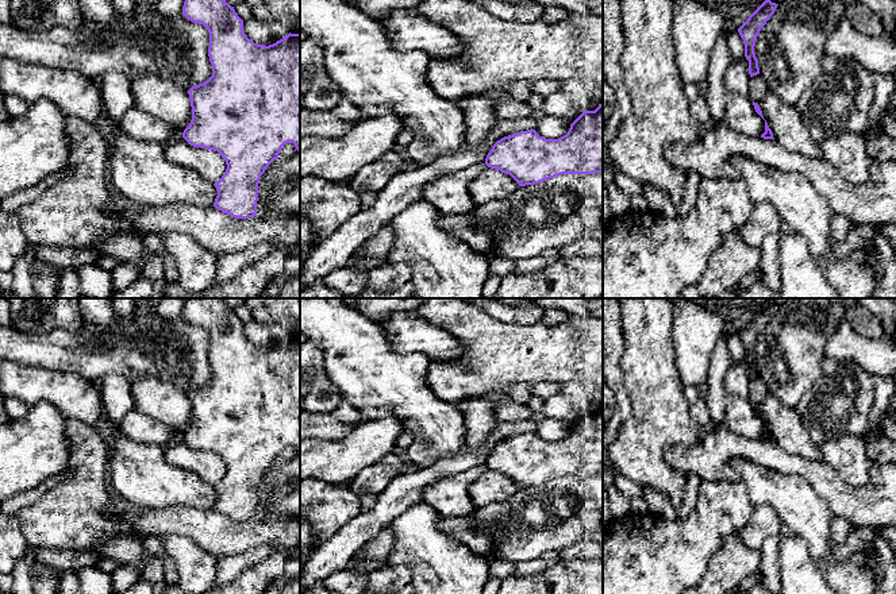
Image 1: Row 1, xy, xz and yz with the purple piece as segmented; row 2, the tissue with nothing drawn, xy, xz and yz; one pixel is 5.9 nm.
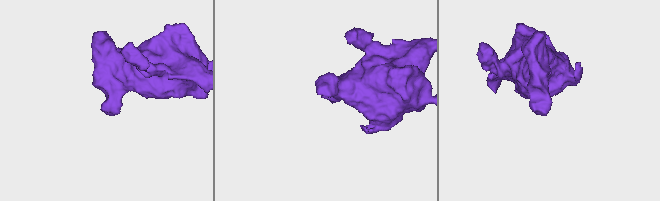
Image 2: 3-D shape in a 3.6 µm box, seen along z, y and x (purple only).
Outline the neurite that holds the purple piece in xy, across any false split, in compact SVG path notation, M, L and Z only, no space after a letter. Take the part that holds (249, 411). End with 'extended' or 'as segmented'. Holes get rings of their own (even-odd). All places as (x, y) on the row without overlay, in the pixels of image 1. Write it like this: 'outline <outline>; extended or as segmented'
outline M220 298L185 300L182 317L207 329L209 335L208 359L212 378L188 393L192 423L182 440L193 450L218 454L227 471L215 485L218 498L214 509L235 521L250 521L257 517L258 486L266 470L278 460L284 447L293 446L300 454L300 336L288 336L273 347L254 346L243 333L243 323Z; as segmented

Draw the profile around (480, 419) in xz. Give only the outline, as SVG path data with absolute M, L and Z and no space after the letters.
M468 397L461 402L466 425L466 446L480 447L499 423L495 413L495 402L482 397Z

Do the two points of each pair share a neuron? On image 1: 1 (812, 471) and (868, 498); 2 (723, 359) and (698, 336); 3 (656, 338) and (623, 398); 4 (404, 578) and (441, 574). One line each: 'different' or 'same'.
1: same
2: different
3: different
4: different

